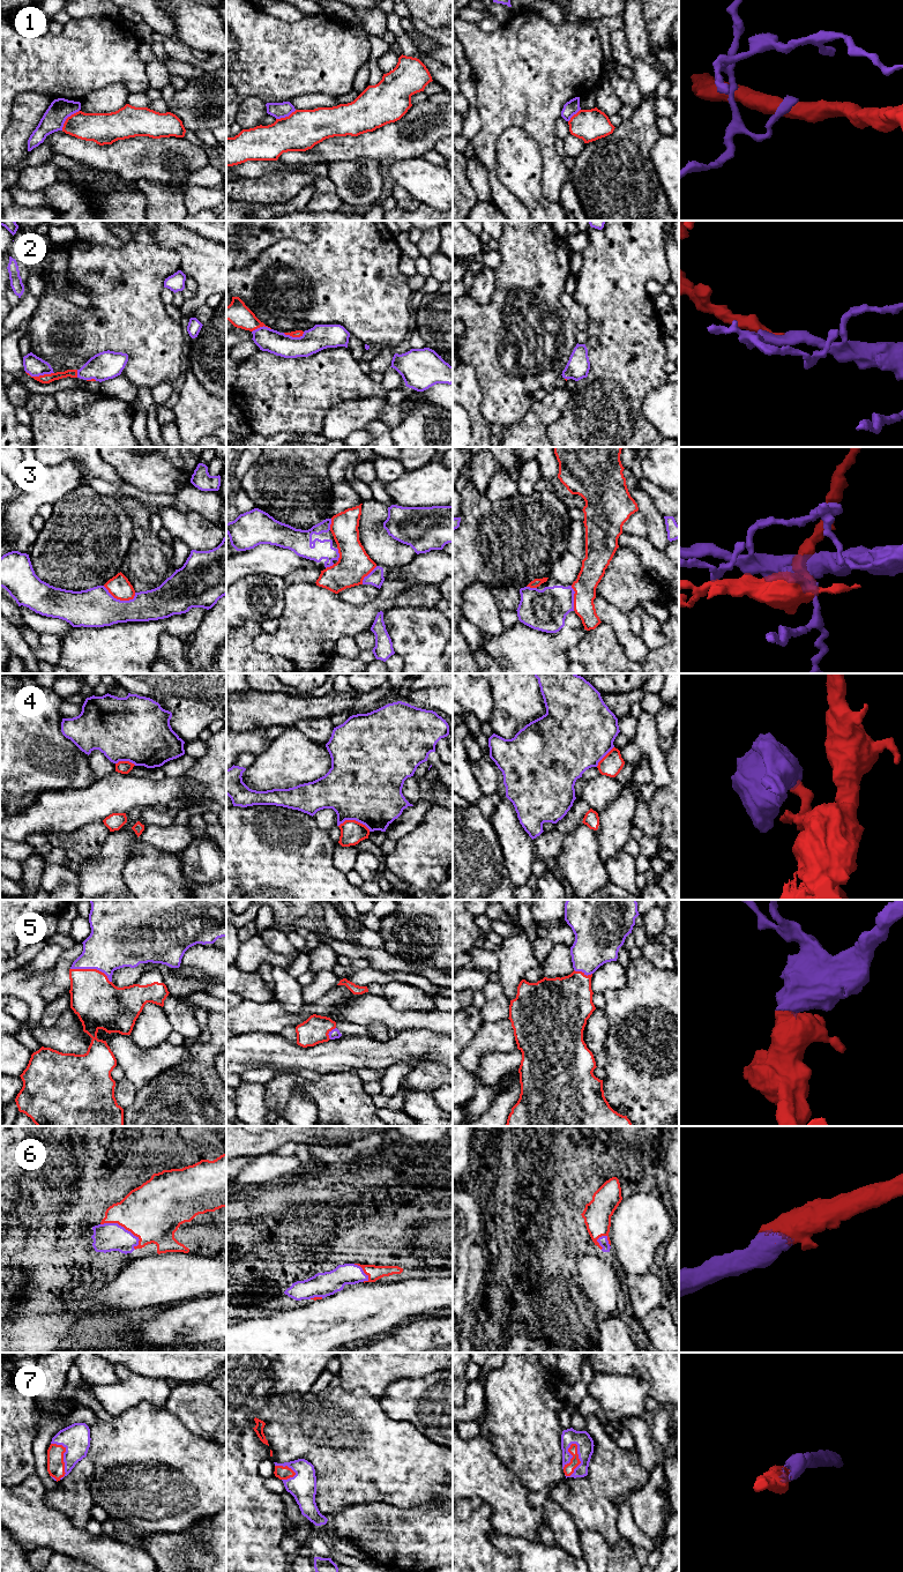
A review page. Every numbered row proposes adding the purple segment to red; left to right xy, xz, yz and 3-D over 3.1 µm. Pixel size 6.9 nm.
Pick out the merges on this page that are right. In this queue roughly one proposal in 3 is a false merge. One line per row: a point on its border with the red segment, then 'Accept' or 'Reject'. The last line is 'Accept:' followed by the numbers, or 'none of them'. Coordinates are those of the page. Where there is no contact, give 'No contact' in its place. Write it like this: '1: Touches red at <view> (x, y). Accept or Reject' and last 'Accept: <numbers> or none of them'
1: Touches red at xy (67, 118). Reject
2: Touches red at xy (39, 375). Accept
3: Touches red at xy (119, 598). Reject
4: Touches red at xz (355, 820). Reject
5: Touches red at xy (91, 969). Accept
6: Touches red at xy (122, 1226). Accept
7: Touches red at yz (580, 1461). Accept
Accept: 2, 5, 6, 7

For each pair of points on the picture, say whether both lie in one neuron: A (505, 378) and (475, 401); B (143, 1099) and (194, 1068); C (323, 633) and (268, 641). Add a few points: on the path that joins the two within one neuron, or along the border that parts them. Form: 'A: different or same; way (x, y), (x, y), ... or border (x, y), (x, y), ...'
A: different; border (474, 370), (482, 393), (482, 415), (487, 422)
B: same; way (157, 1095), (173, 1095), (186, 1082)
C: same; way (310, 633), (290, 641), (282, 641)

